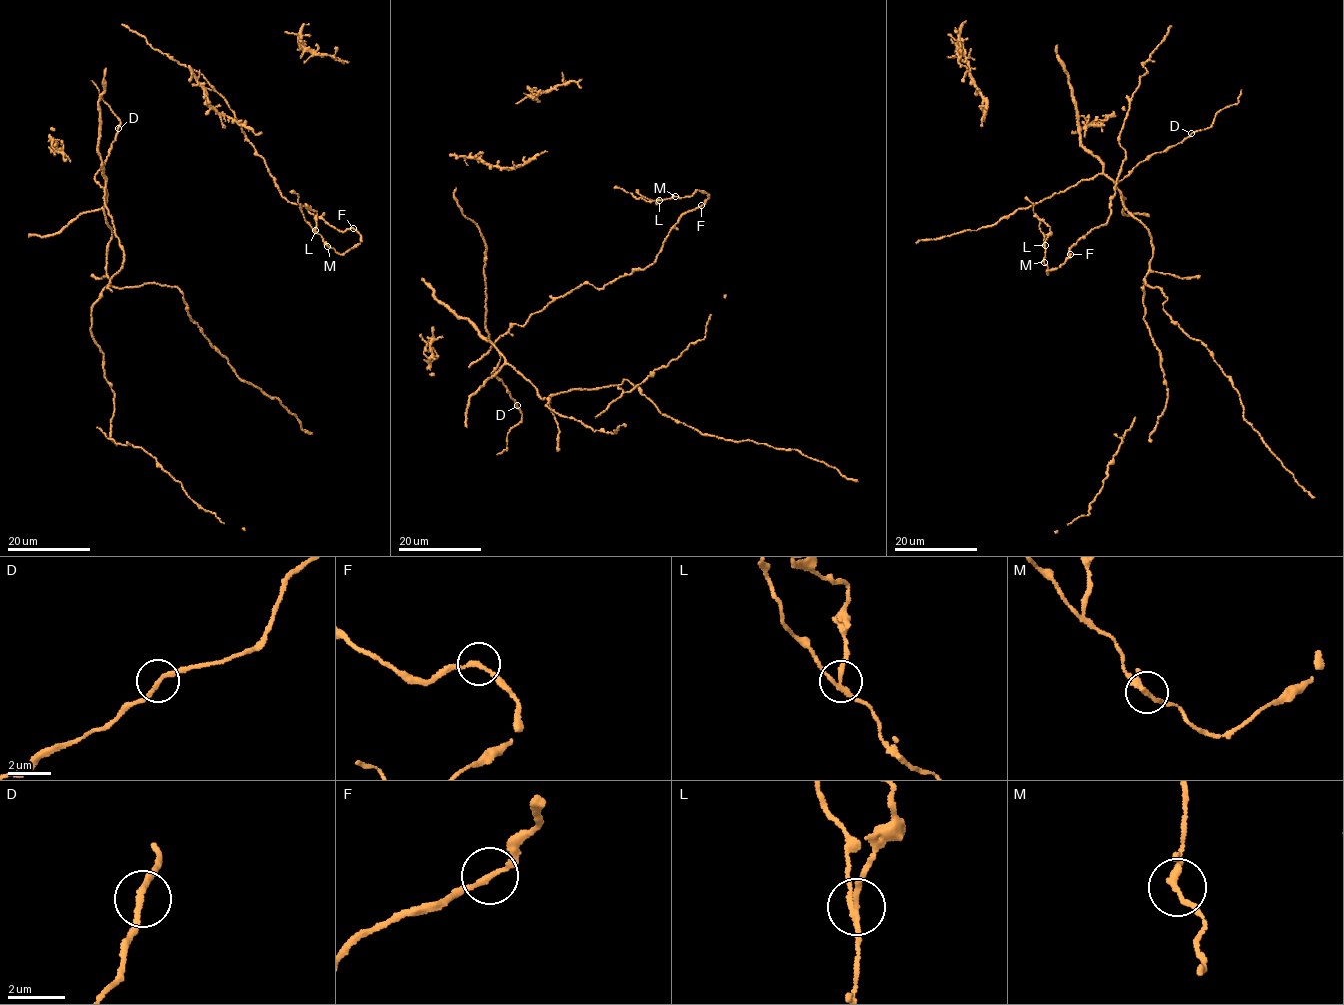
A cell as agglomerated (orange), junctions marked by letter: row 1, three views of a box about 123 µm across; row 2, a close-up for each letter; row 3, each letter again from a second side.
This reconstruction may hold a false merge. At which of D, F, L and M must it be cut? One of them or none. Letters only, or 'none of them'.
L

